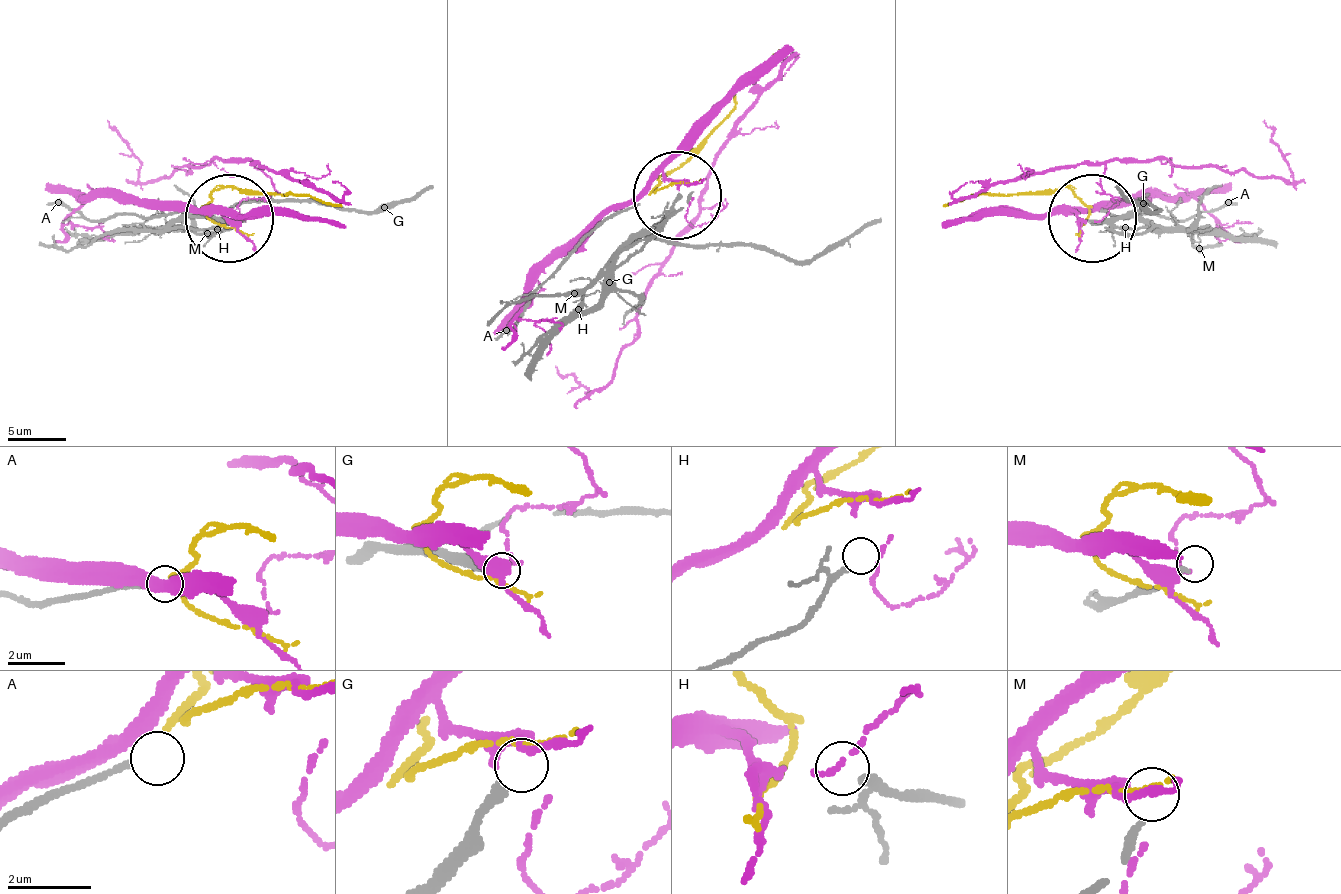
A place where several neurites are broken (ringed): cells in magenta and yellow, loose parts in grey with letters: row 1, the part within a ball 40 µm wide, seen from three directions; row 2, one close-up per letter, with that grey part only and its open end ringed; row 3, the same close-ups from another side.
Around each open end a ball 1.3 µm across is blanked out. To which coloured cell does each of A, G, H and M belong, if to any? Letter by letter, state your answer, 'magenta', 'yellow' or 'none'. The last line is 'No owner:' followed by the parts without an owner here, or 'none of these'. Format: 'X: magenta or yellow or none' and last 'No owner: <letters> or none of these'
A: none
G: none
H: none
M: none
No owner: A, G, H, M

